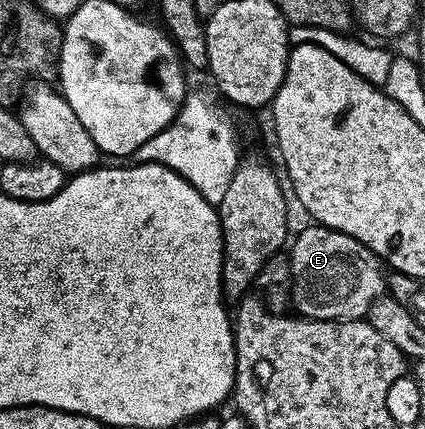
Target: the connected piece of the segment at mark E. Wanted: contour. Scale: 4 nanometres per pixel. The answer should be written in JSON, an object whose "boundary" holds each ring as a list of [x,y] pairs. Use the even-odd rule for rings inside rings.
{"boundary":[[[311,223],[308,229],[301,230],[296,237],[294,234],[289,245],[289,256],[291,258],[290,304],[295,305],[294,312],[298,316],[312,321],[358,321],[366,318],[369,307],[378,297],[384,296],[384,262],[376,257],[372,249],[341,231],[328,229],[326,225]]]}

